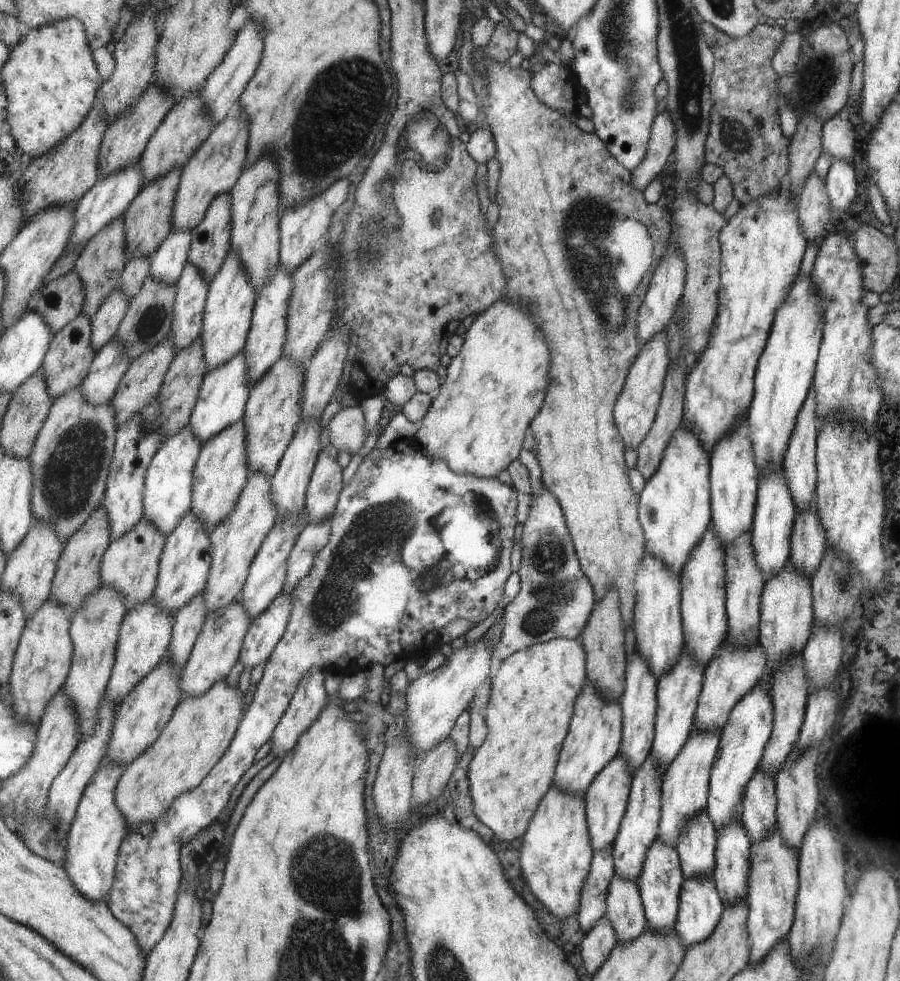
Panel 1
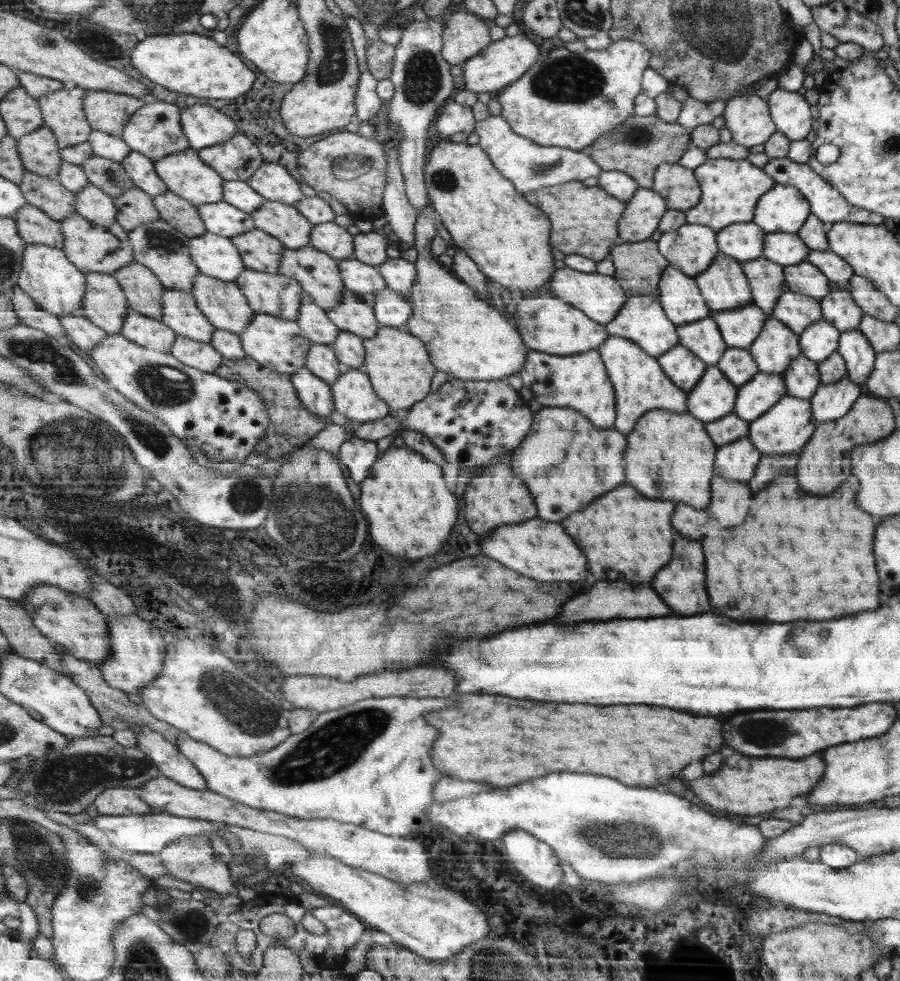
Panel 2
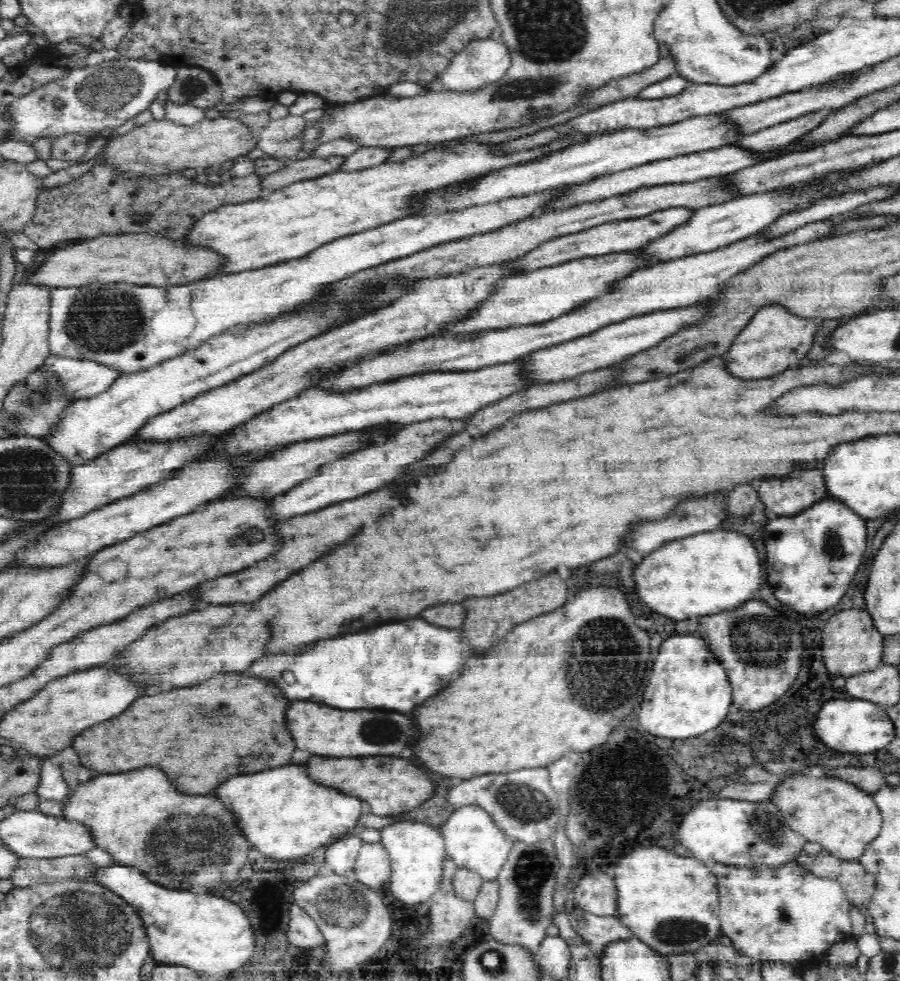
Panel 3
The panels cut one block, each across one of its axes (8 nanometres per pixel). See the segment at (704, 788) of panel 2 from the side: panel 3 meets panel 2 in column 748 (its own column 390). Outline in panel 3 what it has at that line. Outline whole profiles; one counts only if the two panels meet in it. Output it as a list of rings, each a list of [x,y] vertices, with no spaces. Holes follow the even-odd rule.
[[[312,756],[308,760],[310,778],[319,785],[346,792],[350,796],[362,798],[370,804],[370,812],[376,816],[393,816],[414,810],[422,802],[433,798],[436,782],[428,778],[428,774],[416,768],[412,762],[390,756],[374,756],[374,758],[328,758],[328,756]]]

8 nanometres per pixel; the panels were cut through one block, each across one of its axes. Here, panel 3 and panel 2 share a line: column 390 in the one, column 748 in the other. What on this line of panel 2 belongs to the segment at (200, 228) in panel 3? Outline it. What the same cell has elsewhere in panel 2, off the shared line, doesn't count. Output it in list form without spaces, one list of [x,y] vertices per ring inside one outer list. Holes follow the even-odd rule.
[[[706,159],[693,173],[701,183],[701,200],[692,209],[685,211],[685,219],[690,224],[709,226],[715,231],[736,223],[752,221],[758,199],[776,184],[765,170],[752,165],[748,159]]]

